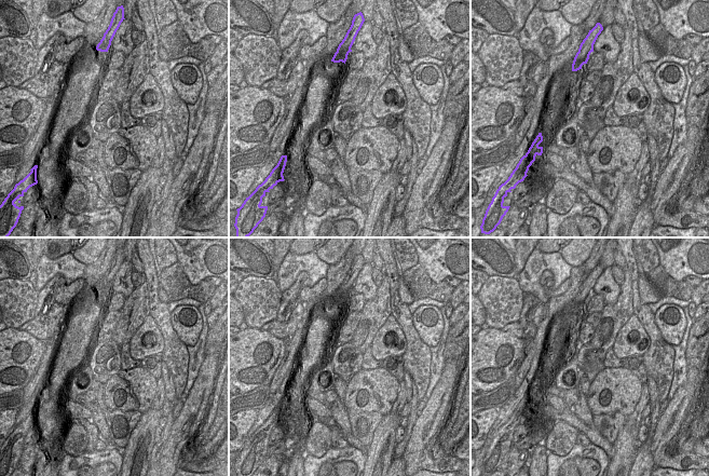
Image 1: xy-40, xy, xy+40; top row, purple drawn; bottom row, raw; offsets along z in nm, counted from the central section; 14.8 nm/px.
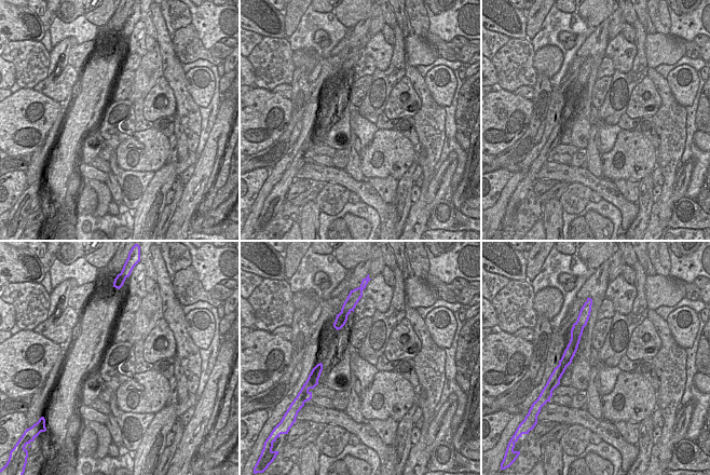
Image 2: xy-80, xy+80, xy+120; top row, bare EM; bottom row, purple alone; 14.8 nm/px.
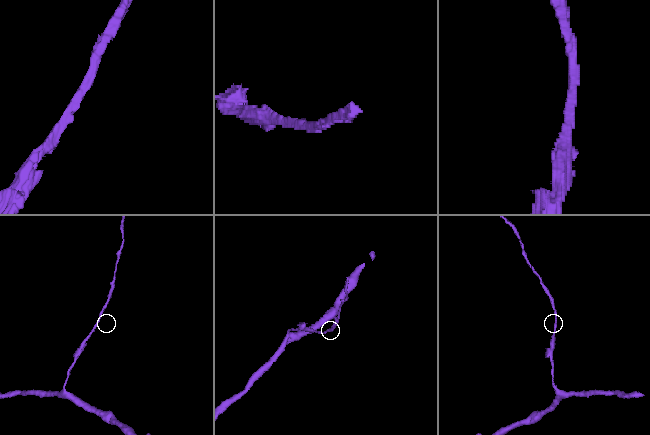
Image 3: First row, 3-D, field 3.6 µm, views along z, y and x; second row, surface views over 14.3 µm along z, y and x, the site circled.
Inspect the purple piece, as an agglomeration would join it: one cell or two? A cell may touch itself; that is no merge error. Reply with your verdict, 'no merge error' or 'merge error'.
no merge error

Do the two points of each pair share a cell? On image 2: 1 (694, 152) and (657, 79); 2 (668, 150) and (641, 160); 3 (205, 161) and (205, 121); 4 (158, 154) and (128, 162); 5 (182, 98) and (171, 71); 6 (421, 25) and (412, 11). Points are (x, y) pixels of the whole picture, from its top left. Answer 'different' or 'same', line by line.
1: different
2: different
3: different
4: same
5: same
6: same

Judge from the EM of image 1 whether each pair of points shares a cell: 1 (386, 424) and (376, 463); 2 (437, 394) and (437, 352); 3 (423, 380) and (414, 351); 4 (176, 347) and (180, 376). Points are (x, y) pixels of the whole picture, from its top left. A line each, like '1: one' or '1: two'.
1: one
2: two
3: one
4: one

